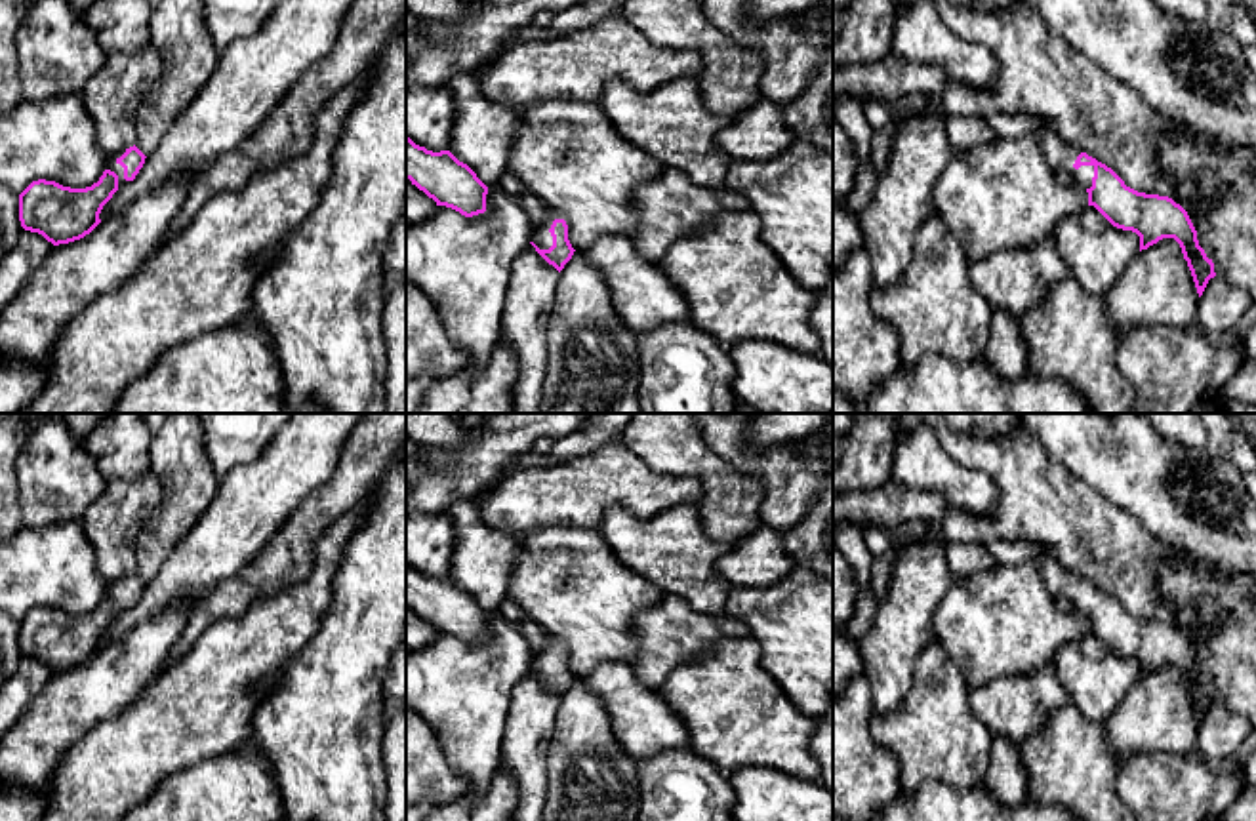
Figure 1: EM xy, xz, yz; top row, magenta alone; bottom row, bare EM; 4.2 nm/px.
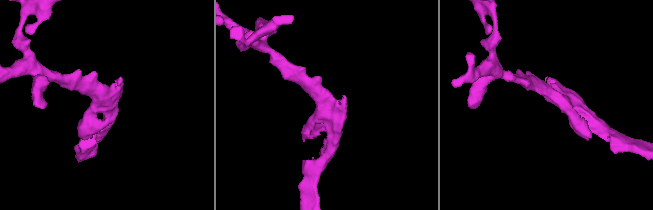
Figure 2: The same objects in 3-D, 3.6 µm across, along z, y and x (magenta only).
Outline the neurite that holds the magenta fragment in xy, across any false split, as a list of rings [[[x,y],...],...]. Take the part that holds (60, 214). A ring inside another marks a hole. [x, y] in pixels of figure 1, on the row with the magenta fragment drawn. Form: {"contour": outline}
{"contour": [[[135,145],[109,156],[99,181],[86,189],[32,181],[19,194],[21,227],[42,234],[53,246],[84,238],[101,223],[99,213],[112,194],[135,179],[145,158]]]}

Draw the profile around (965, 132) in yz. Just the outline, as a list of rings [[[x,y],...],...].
[[[957,114],[945,122],[945,130],[955,152],[964,152],[995,139],[985,116]]]

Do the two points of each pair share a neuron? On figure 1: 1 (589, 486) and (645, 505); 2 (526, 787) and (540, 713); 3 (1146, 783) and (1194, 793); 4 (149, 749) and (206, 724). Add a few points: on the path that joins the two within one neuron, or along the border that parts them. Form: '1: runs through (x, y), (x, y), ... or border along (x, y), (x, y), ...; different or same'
1: runs through (603, 486), (626, 486), (631, 492); same
2: runs through (526, 768), (526, 732); same
3: runs through (1157, 787), (1167, 793), (1182, 793); same
4: runs through (162, 736), (174, 724), (193, 724); same

